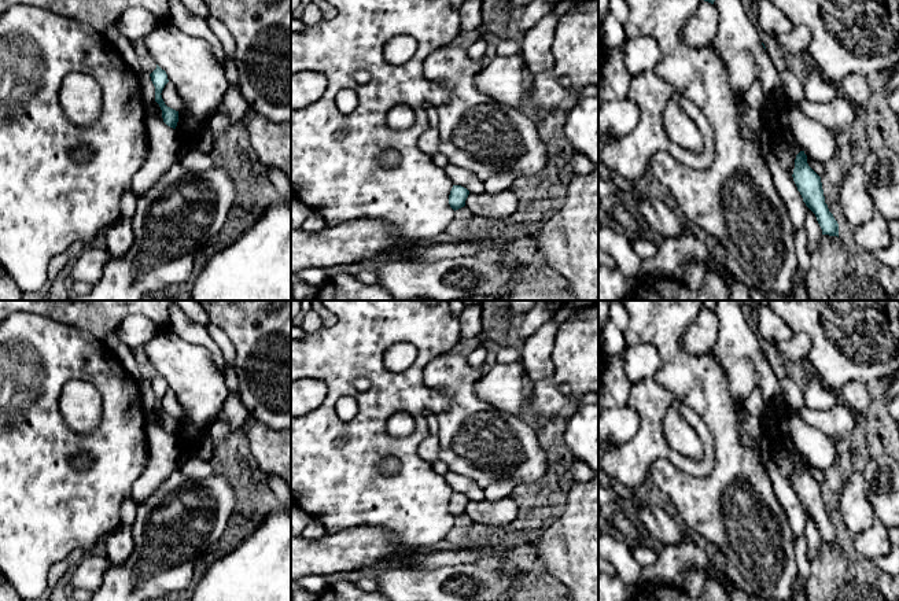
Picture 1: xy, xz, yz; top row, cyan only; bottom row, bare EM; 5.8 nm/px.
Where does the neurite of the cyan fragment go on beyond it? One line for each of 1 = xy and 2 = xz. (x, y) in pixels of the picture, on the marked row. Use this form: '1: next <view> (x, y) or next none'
1: next none
2: next none

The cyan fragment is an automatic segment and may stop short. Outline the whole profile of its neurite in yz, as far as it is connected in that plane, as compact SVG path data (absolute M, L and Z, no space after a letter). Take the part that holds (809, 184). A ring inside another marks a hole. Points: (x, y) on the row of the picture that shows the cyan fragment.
M804 151L796 155L792 177L803 202L815 214L822 235L839 237L839 224L825 203L821 177L808 166Z

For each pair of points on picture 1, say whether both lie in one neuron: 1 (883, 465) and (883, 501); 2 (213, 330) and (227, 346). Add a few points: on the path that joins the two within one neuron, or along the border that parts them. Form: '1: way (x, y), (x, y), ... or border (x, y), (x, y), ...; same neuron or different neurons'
1: way (883, 474), (883, 493); same neuron
2: way (217, 334), (224, 342); same neuron

